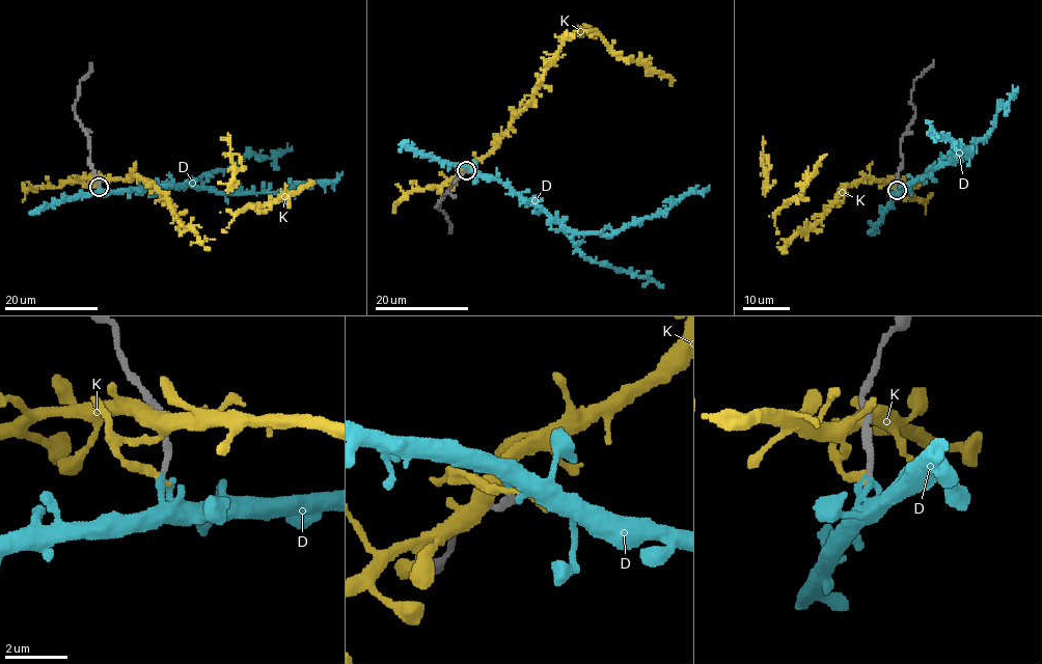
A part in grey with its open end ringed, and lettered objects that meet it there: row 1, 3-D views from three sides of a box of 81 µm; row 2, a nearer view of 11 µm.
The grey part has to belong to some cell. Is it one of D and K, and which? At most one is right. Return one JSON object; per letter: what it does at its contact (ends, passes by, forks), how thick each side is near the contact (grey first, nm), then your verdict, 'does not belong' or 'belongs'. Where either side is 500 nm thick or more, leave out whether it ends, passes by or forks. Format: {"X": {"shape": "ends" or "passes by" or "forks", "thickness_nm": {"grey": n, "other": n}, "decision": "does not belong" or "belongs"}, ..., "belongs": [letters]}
{"D": {"shape": "ends", "thickness_nm": {"grey": 200, "other": 180}, "decision": "does not belong"}, "K": {"shape": "ends", "thickness_nm": {"grey": 200, "other": 240}, "decision": "does not belong"}, "belongs": []}

